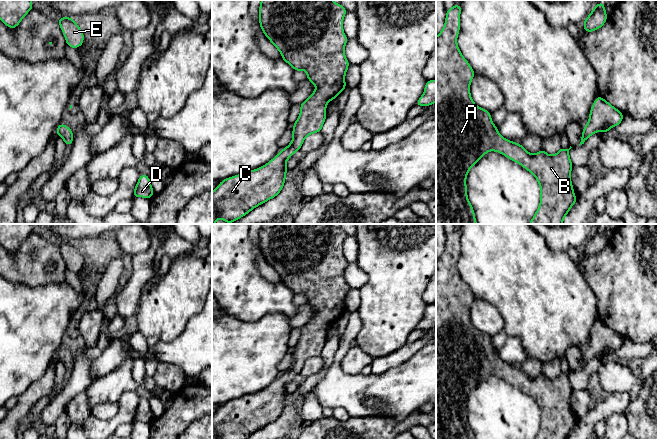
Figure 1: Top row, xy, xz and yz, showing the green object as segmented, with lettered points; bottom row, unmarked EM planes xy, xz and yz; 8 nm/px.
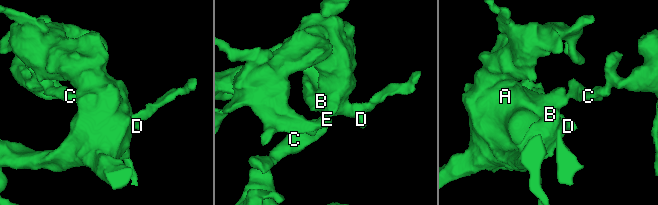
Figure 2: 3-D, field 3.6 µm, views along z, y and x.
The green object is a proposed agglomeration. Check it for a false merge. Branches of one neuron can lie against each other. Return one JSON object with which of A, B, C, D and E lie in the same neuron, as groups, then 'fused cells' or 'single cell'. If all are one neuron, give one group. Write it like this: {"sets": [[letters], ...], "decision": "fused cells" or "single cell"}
{"sets": [["A", "B", "C", "D", "E"]], "decision": "single cell"}

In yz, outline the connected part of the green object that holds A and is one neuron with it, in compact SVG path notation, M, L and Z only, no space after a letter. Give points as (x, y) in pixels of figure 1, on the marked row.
M455 4L448 9L443 29L436 37L436 224L477 224L473 207L467 197L466 177L468 171L488 151L497 151L519 163L537 179L541 190L540 205L529 224L562 224L577 201L570 178L573 165L569 150L572 147L570 146L569 149L561 147L555 155L549 155L543 149L536 154L530 154L521 144L509 141L499 134L498 127L492 122L491 113L478 107L470 95L470 83L475 73L457 45L460 13L460 4Z

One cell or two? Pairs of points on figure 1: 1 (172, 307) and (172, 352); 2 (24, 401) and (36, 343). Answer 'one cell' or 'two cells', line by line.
1: two cells
2: two cells

